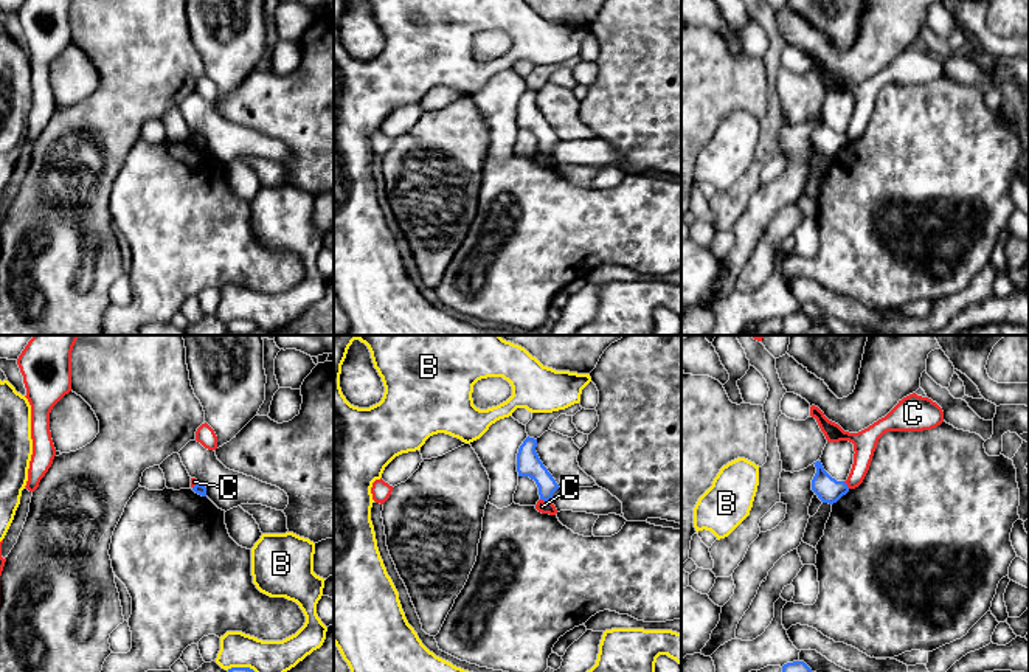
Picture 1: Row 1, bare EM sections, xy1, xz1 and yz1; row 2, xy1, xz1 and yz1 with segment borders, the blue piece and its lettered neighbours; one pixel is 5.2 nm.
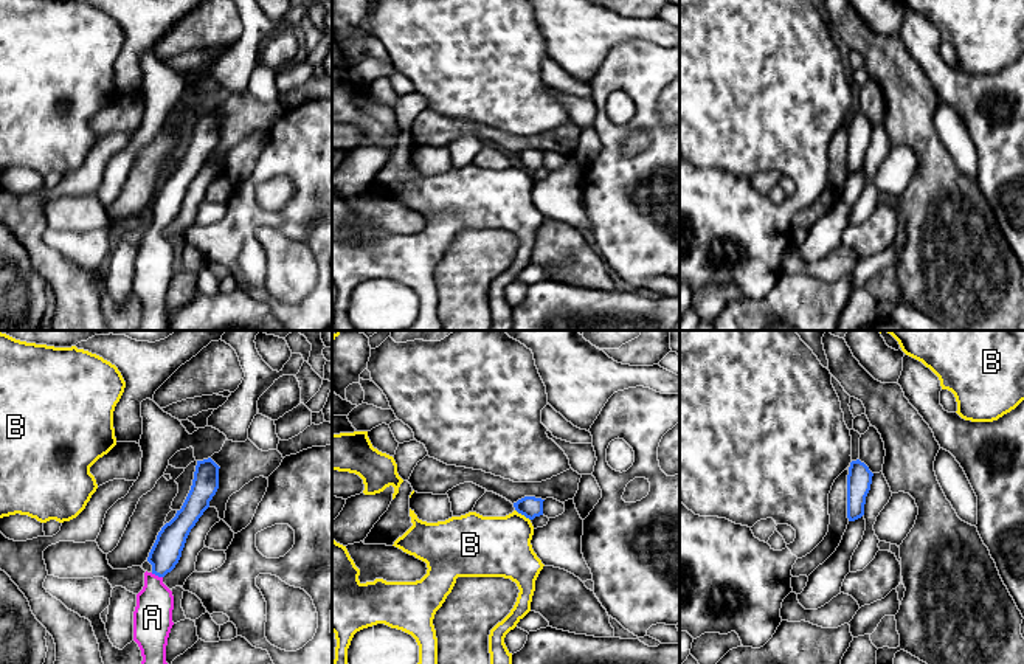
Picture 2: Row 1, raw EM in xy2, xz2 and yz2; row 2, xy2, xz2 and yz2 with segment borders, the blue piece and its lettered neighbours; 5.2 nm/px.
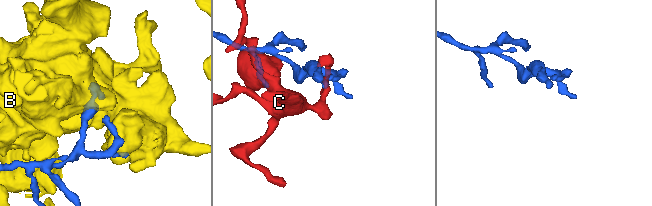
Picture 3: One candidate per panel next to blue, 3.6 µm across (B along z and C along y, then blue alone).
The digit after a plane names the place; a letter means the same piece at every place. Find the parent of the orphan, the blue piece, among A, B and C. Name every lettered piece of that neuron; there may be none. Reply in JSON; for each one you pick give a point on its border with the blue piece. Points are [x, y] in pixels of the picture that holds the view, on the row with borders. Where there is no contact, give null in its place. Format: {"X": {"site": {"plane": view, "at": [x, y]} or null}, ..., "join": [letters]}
{"A": {"site": {"plane": "xy2", "at": [157, 574]}}, "join": ["A"]}

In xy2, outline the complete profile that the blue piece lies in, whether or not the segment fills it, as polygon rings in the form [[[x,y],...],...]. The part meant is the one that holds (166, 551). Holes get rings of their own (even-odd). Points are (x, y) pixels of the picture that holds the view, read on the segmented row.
[[[211,459],[197,461],[191,490],[175,517],[166,523],[157,535],[149,552],[147,562],[152,565],[150,572],[144,572],[144,586],[137,594],[137,607],[133,611],[133,641],[141,650],[141,664],[168,664],[166,645],[172,622],[174,596],[163,583],[163,577],[171,572],[182,557],[186,538],[203,512],[209,507],[209,501],[219,489],[219,465]]]

